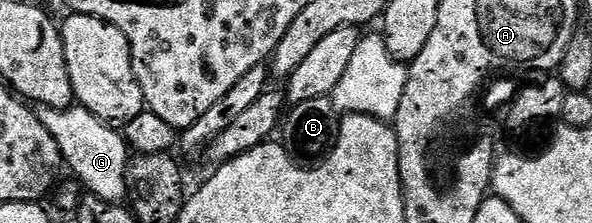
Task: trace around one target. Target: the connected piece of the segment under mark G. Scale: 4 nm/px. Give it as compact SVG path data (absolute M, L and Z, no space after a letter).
M82 107L69 109L38 110L41 123L45 123L45 131L57 139L57 147L63 156L64 166L72 169L74 180L90 196L105 199L118 205L127 201L127 167L129 150L127 140L116 126L107 124L97 115Z

